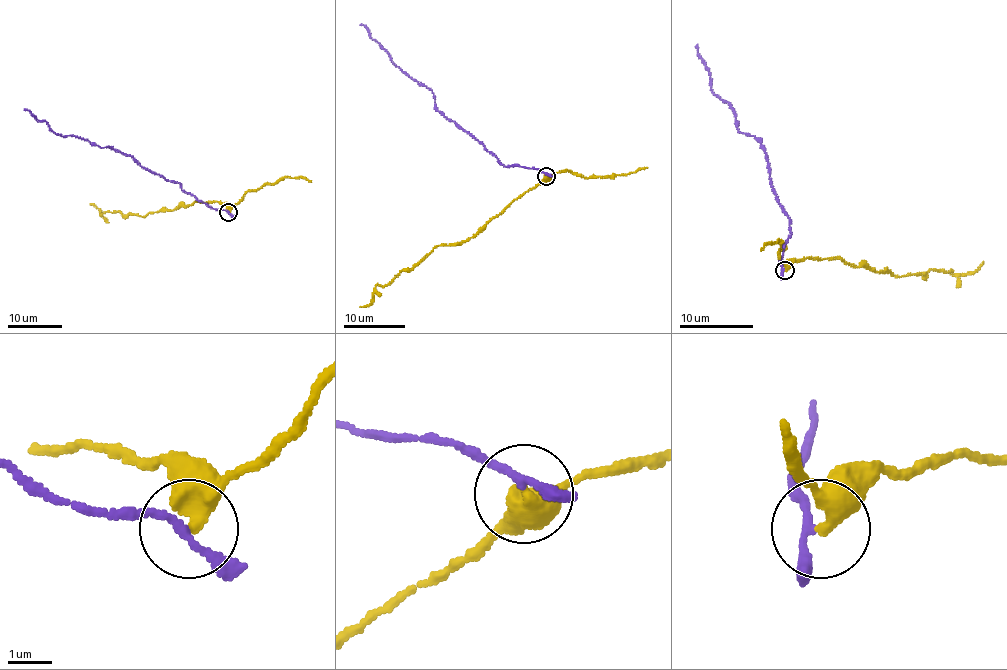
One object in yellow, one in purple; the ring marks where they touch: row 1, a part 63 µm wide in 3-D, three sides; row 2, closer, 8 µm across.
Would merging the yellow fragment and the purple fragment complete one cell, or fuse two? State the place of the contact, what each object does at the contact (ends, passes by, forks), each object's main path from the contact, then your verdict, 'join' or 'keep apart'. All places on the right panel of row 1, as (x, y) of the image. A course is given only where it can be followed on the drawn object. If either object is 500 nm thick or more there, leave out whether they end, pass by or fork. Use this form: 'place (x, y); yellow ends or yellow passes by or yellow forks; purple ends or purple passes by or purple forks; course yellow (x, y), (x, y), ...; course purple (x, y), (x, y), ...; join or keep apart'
place (784, 270); yellow ends; purple passes by; course yellow (785, 270), (793, 260), (838, 256), (899, 277), (925, 275), (933, 269), (971, 274), (983, 262); course purple (783, 270), (780, 262), (791, 234), (766, 154), (758, 140), (742, 133), (730, 104), (710, 87), (697, 44); keep apart

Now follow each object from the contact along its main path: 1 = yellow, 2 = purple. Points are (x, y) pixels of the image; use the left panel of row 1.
1: (229, 212), (224, 204), (196, 200), (142, 217), (118, 211), (100, 215), (90, 203)
2: (229, 212), (210, 208), (178, 183), (150, 172), (130, 156), (72, 136), (60, 135), (24, 109)

